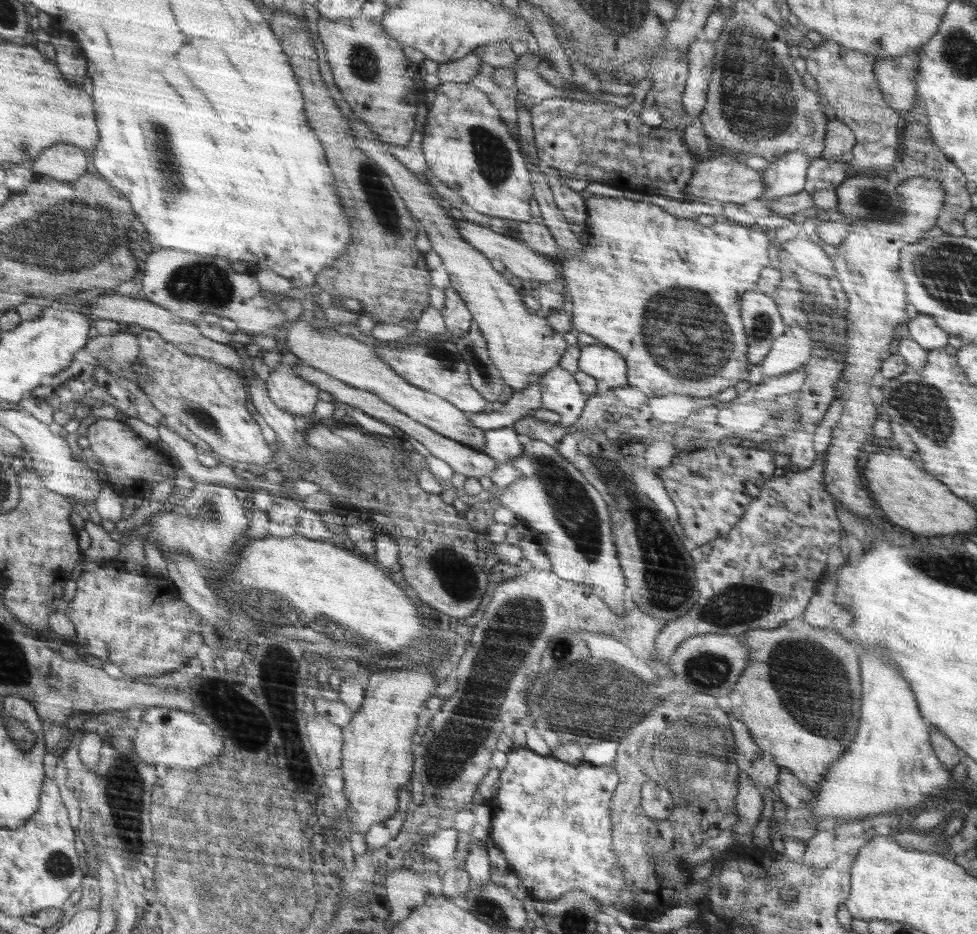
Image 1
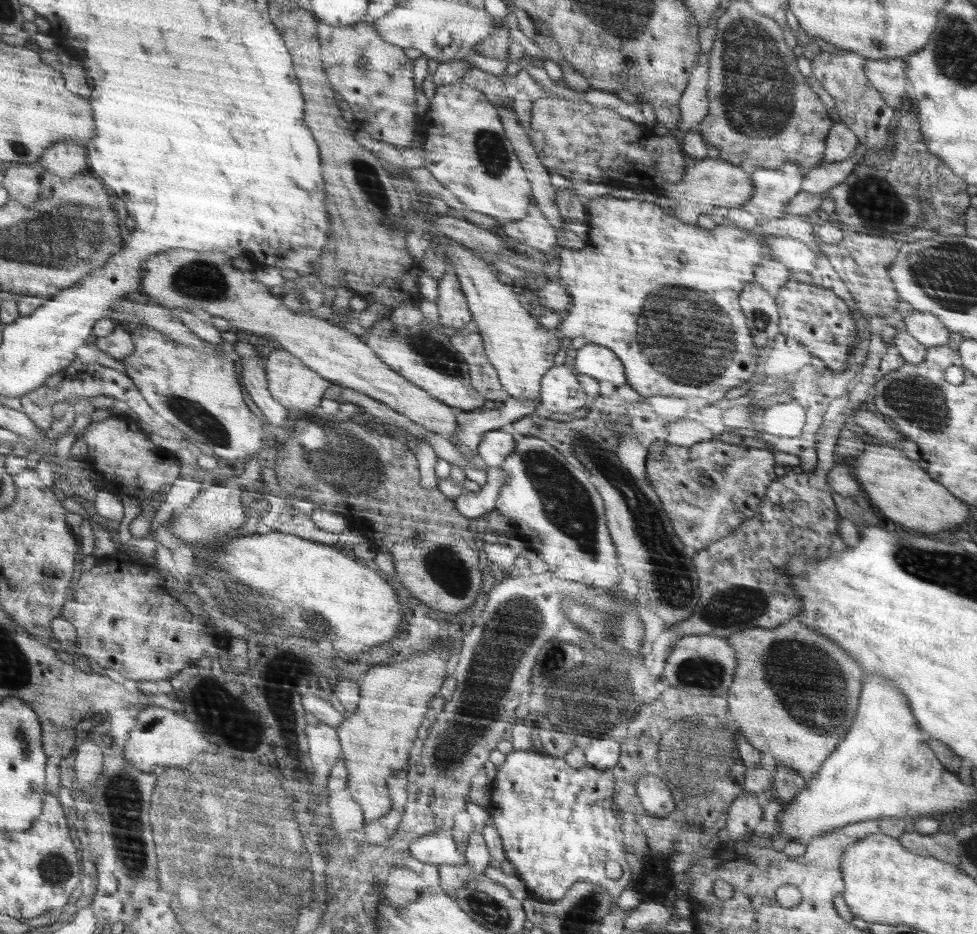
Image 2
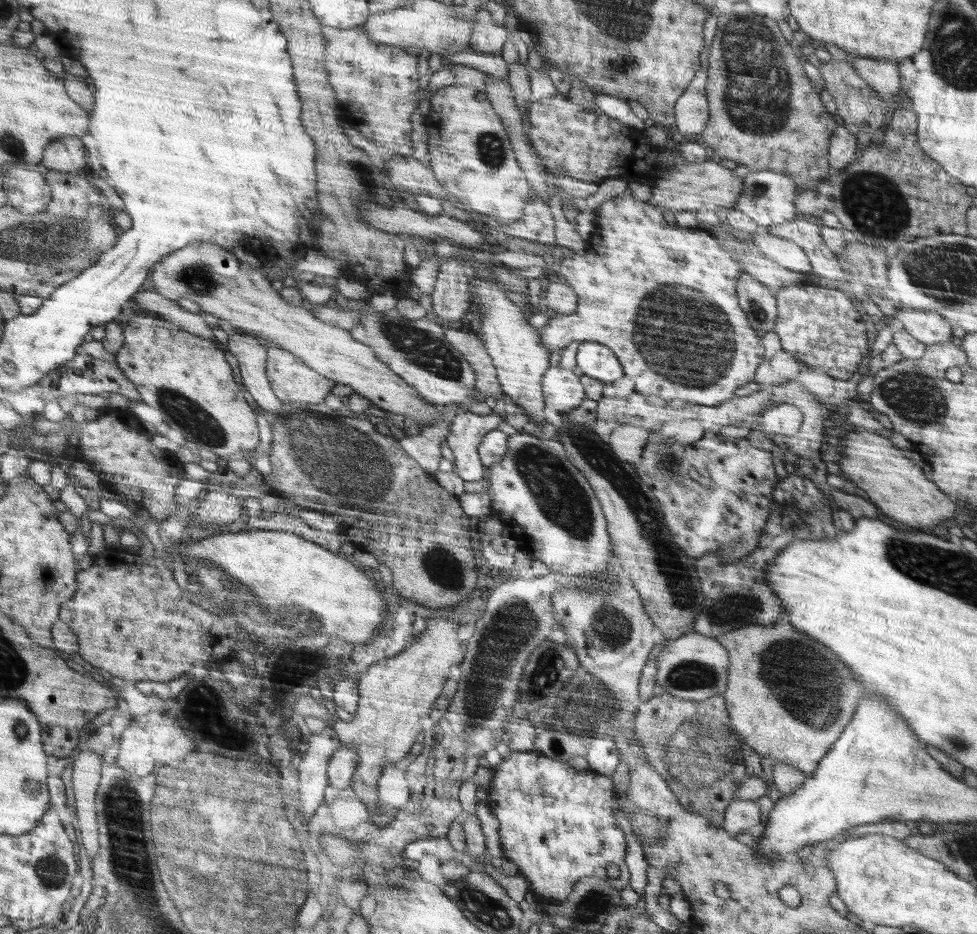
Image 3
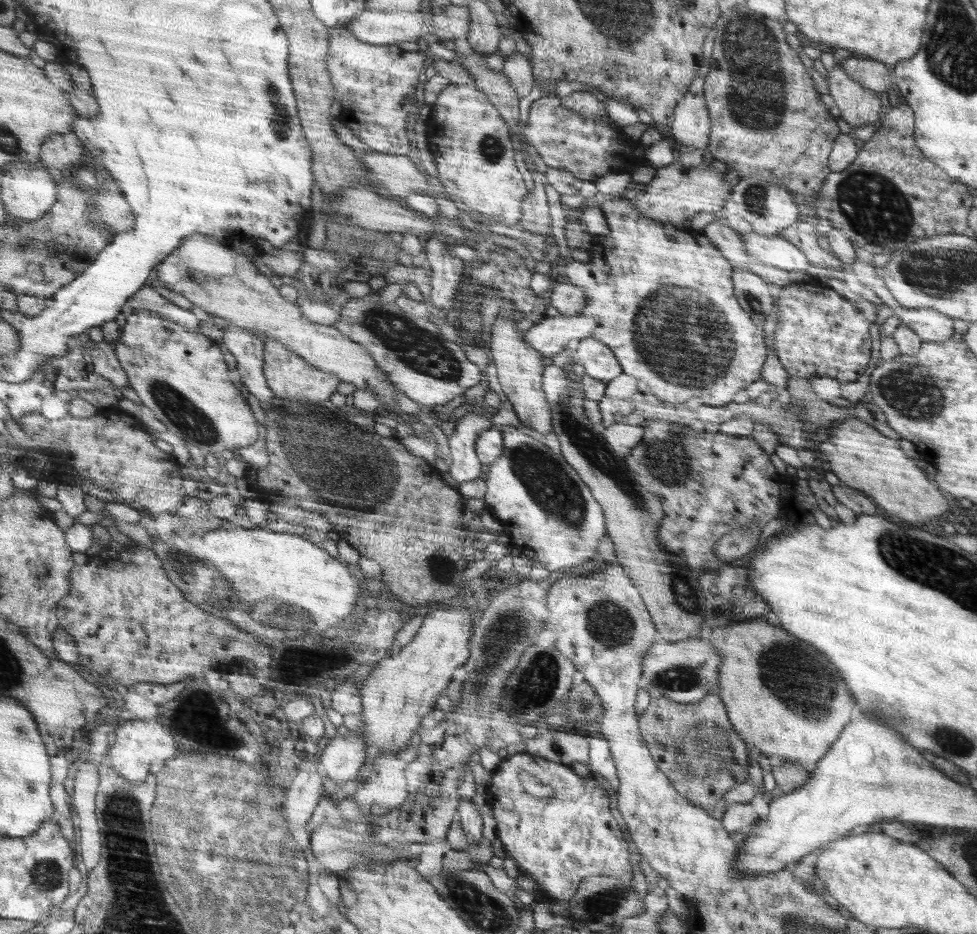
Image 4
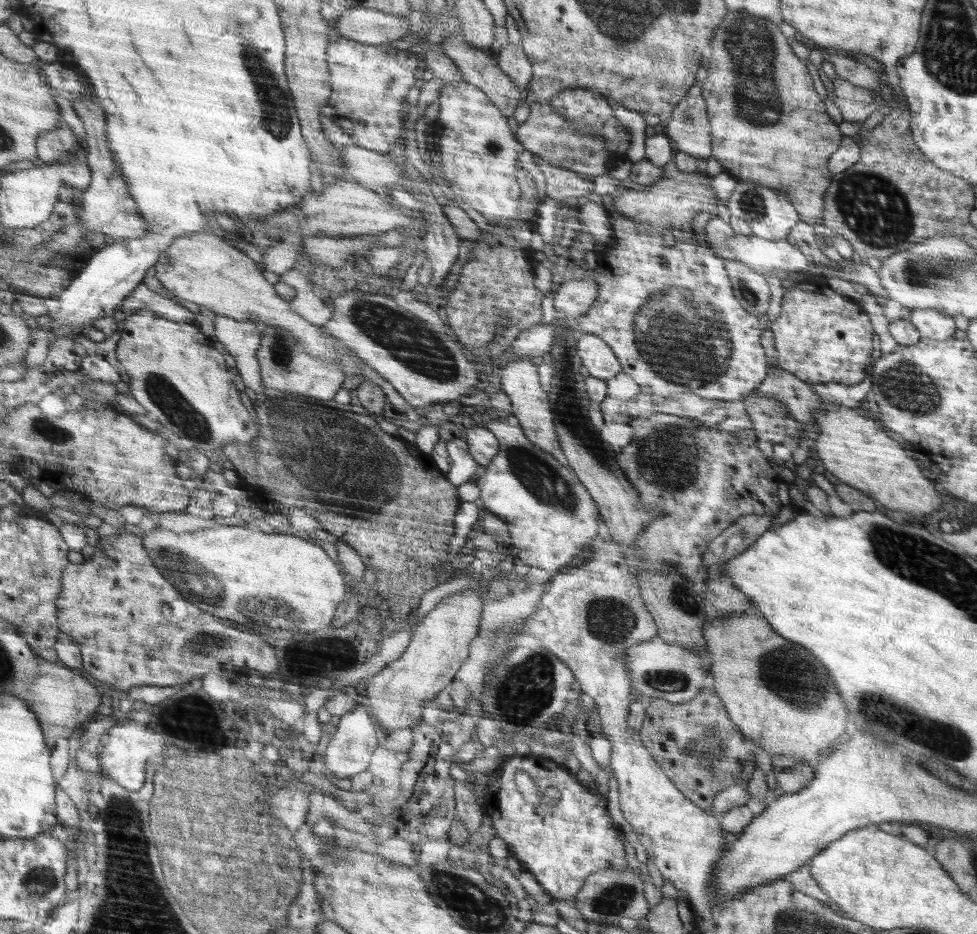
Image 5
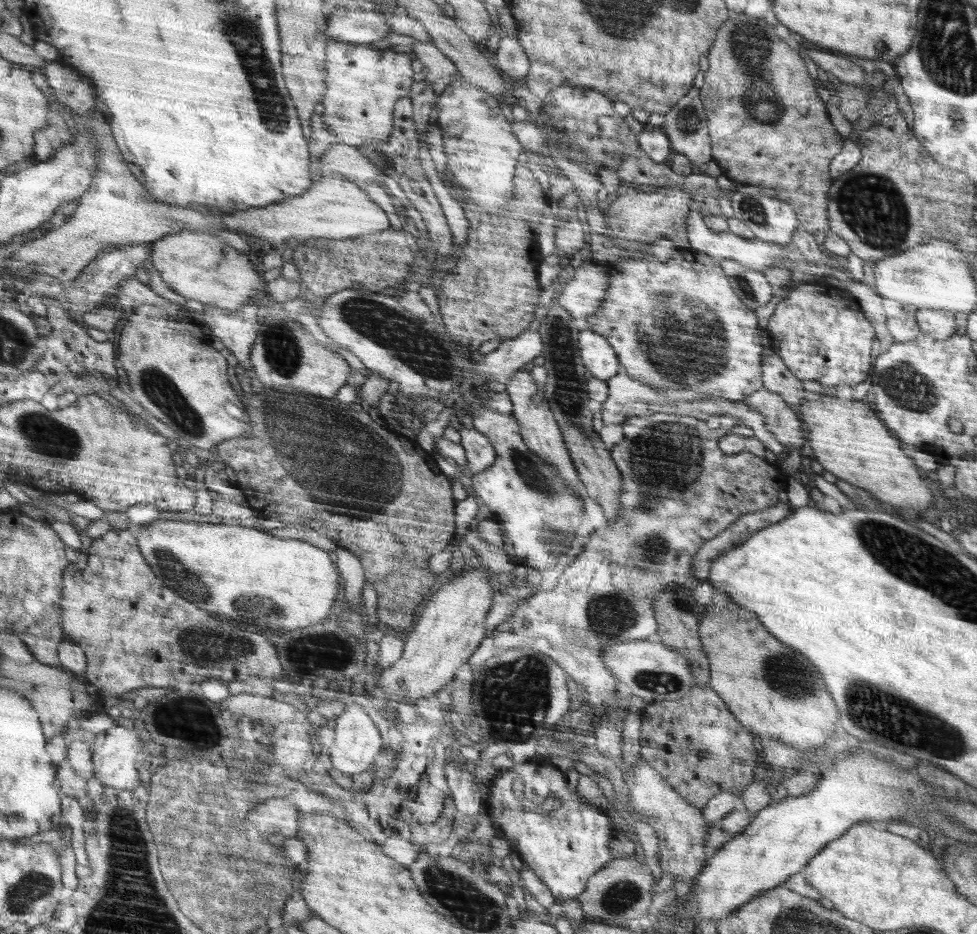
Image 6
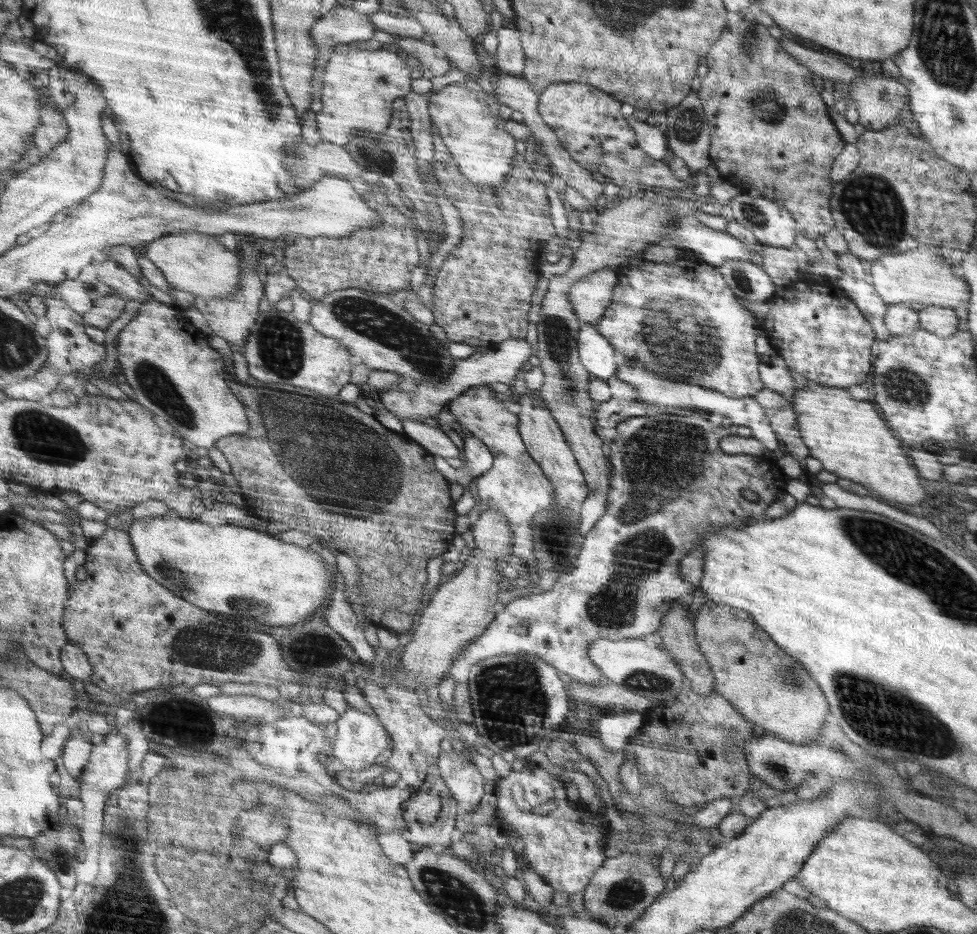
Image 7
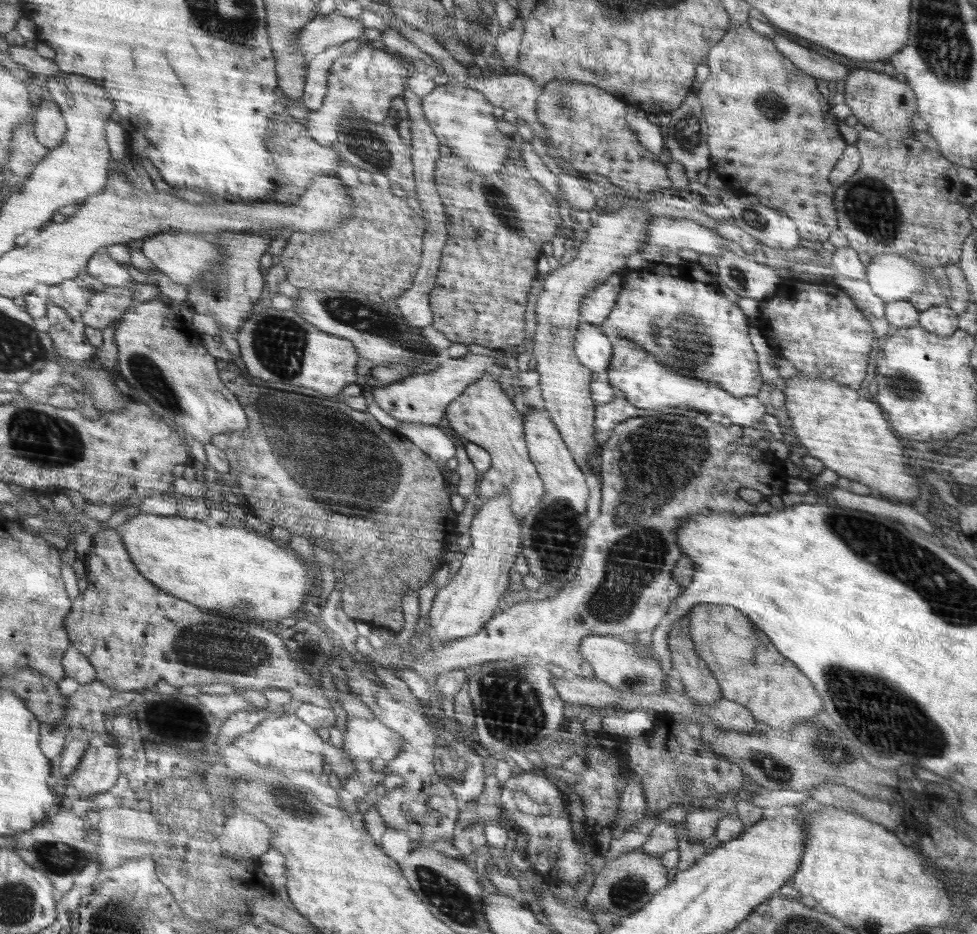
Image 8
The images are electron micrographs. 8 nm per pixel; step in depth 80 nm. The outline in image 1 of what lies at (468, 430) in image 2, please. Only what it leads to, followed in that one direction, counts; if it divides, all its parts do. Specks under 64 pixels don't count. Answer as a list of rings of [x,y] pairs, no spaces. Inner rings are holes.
[[[539,376],[533,384],[514,393],[503,404],[500,411],[471,414],[473,425],[484,431],[512,427],[517,420],[524,418],[529,412],[541,408],[541,378],[542,376]]]

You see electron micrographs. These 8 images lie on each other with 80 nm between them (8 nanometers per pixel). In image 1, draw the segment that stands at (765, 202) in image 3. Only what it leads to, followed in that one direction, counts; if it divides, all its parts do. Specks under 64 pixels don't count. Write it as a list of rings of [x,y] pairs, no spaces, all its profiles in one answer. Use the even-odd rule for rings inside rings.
[[[792,150],[778,157],[762,173],[765,192],[761,196],[767,200],[775,200],[805,190],[811,162],[812,160],[799,150]]]

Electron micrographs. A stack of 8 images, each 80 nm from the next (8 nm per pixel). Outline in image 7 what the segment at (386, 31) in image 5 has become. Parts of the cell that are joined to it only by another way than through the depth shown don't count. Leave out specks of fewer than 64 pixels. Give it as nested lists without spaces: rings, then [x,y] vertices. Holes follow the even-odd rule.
[[[334,7],[314,25],[313,43],[322,48],[336,44],[368,41],[378,28],[370,22],[368,14],[358,13],[352,8]]]

